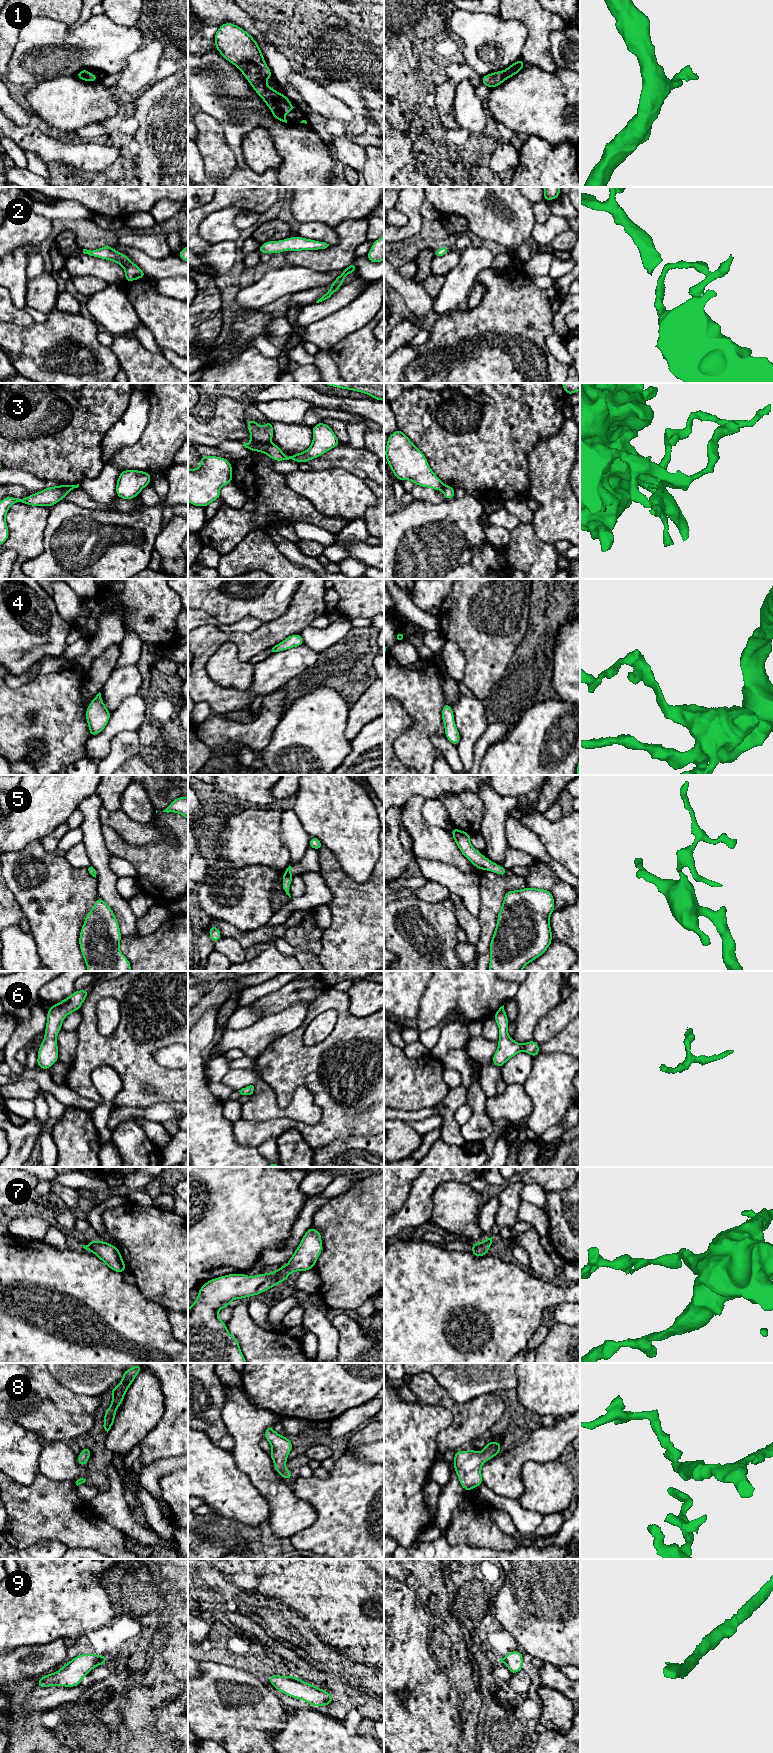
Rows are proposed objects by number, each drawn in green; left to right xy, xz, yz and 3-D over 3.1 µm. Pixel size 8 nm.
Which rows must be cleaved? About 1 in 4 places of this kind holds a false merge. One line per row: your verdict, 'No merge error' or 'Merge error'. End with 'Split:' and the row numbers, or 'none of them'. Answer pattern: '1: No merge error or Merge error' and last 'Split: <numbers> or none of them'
1: No merge error
2: No merge error
3: Merge error
4: No merge error
5: No merge error
6: No merge error
7: No merge error
8: No merge error
9: No merge error
Split: 3

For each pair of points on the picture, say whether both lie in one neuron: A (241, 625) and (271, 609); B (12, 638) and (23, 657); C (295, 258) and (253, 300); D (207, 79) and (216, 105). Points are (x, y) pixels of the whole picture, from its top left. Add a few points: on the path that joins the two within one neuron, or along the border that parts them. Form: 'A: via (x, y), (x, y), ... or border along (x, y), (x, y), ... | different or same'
A: border along (261, 621), (254, 617), (245, 616), (233, 623) | different
B: via (16, 643), (16, 650), (18, 652) | same
C: border along (286, 263), (305, 266), (311, 270) | different
D: via (213, 85), (216, 99) | same

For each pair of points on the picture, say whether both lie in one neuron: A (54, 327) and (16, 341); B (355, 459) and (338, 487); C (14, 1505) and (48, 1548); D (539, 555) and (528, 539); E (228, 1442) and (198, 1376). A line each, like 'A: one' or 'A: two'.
A: one
B: two
C: two
D: one
E: one

